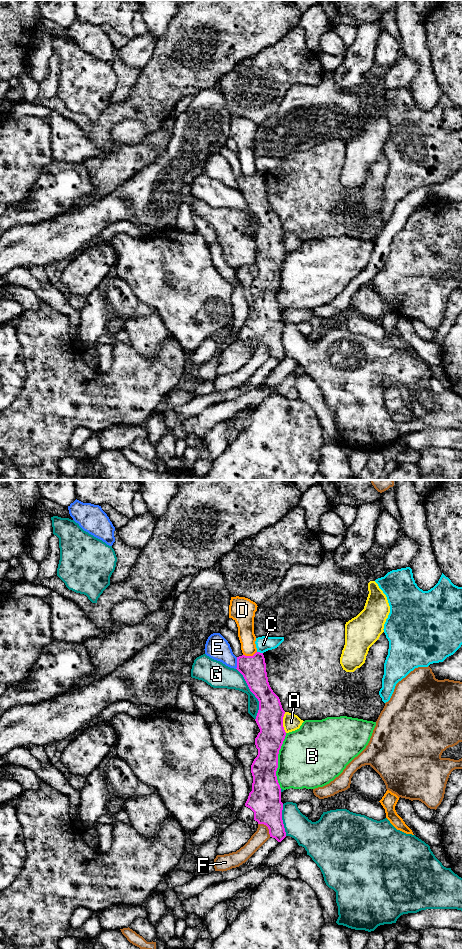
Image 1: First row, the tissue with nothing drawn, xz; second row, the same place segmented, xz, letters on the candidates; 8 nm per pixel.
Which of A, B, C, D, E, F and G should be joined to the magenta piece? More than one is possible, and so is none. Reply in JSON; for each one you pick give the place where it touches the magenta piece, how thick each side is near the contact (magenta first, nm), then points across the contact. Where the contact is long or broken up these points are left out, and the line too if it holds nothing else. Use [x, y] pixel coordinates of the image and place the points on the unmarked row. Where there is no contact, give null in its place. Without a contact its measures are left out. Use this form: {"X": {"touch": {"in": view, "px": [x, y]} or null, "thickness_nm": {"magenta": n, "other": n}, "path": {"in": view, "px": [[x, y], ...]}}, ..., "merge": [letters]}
{"merge": []}

